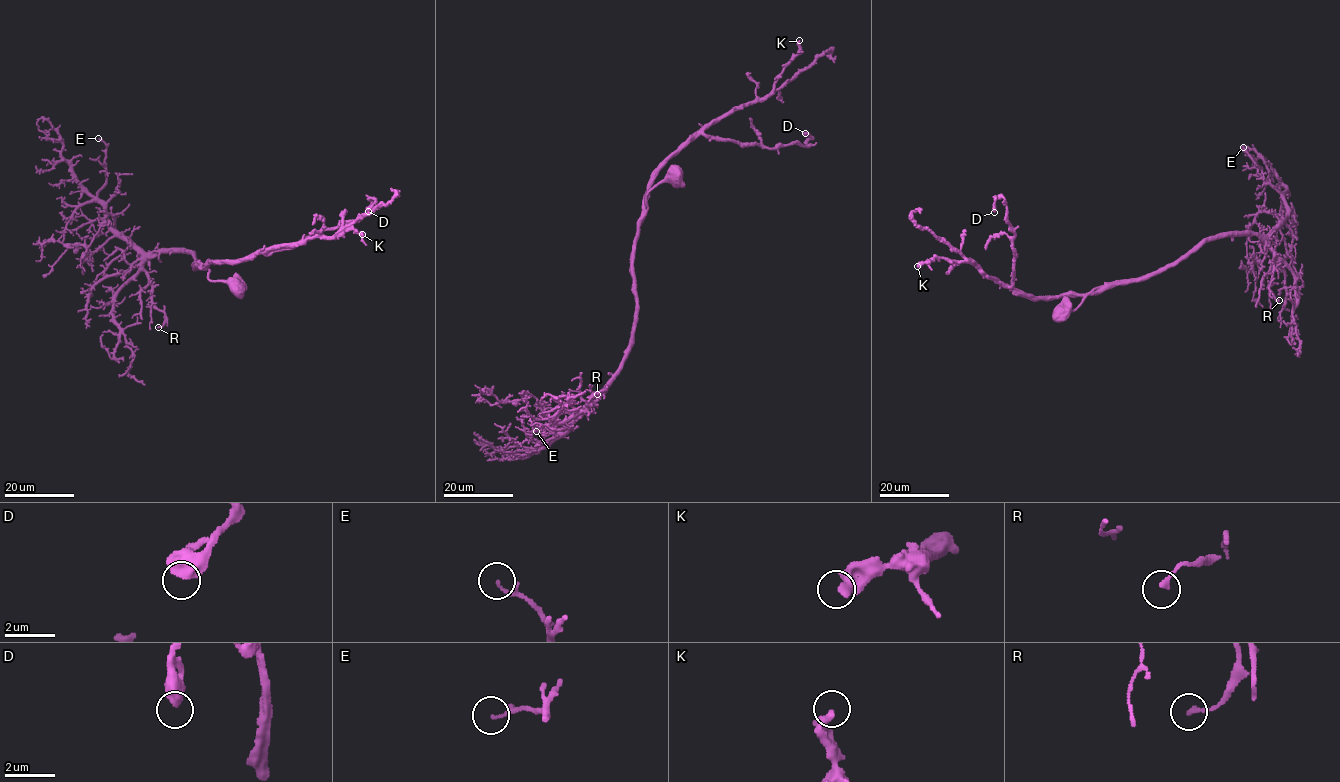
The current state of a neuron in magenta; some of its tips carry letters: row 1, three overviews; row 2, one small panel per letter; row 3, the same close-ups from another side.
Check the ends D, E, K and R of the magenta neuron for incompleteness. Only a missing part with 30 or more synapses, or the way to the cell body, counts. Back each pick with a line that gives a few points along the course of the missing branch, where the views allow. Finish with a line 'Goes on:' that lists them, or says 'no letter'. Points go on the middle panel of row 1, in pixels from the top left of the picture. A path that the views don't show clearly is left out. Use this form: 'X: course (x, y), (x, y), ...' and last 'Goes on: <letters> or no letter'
Goes on: no letter

